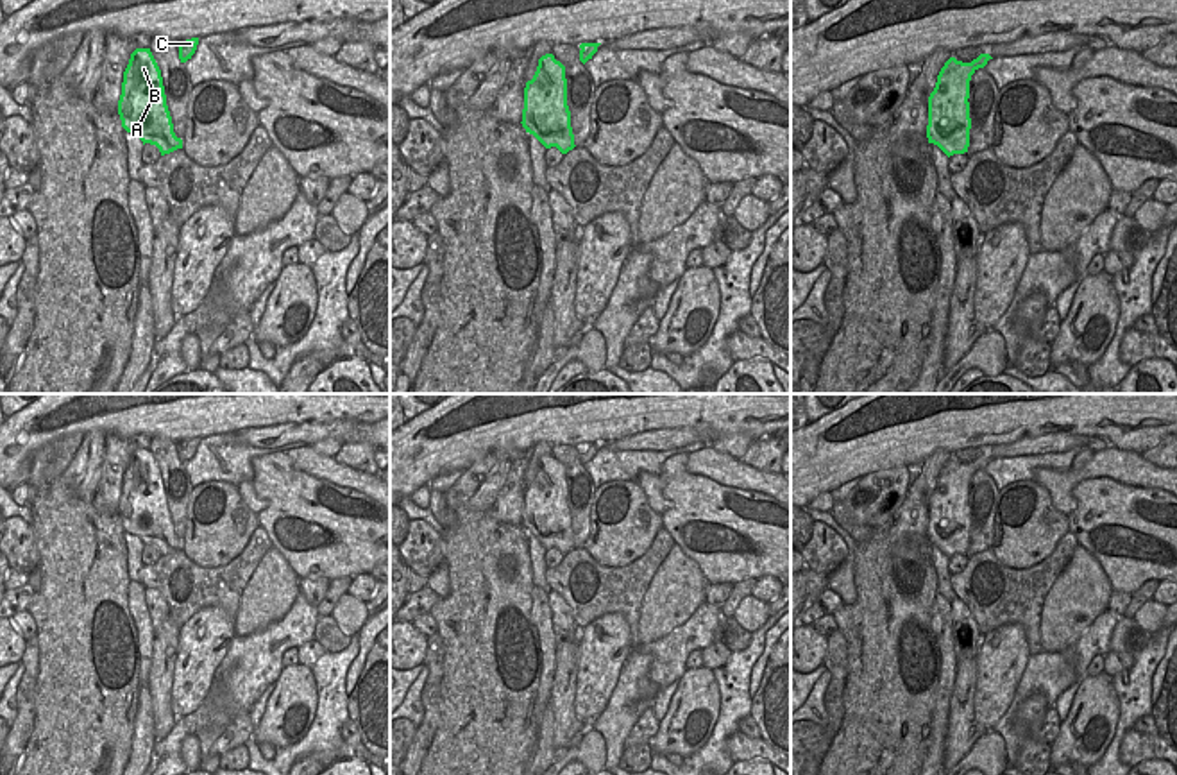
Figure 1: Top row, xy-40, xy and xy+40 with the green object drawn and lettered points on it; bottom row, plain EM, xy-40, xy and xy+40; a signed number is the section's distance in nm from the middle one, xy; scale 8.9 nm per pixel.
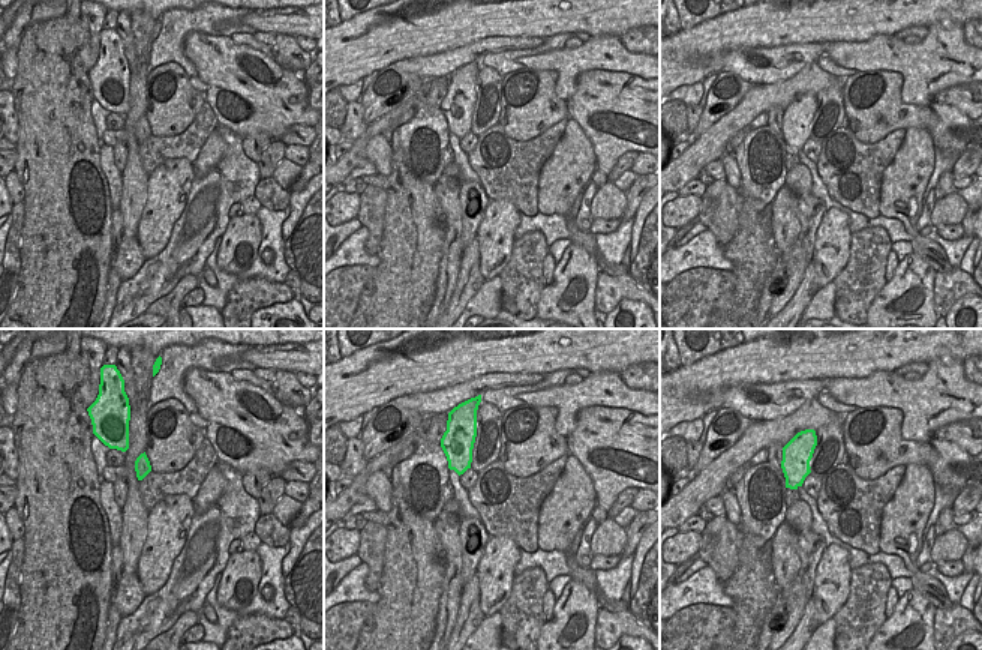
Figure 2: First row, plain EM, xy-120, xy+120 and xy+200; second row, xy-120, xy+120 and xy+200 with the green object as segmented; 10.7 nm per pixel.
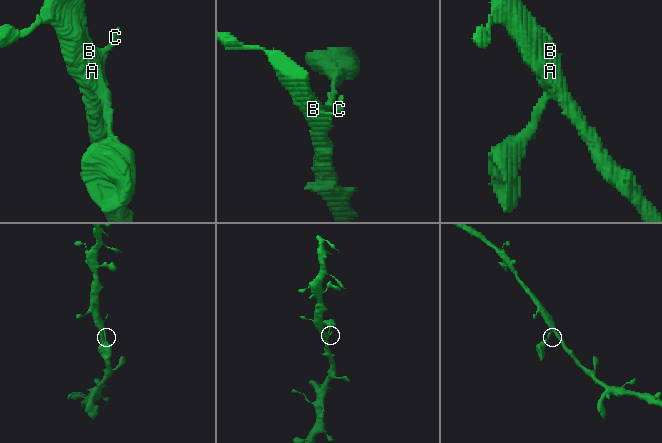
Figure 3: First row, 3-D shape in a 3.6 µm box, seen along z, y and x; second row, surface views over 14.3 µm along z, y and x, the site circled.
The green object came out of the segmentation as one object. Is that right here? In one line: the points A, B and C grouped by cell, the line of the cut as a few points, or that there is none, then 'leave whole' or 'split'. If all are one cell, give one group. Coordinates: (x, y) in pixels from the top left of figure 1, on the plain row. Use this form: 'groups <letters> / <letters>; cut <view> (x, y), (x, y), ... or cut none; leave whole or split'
groups A B C; cut none; leave whole

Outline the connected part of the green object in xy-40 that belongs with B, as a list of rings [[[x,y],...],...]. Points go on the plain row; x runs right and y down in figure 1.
[[[136,449],[131,455],[118,515],[127,533],[136,535],[143,546],[156,546],[161,557],[182,549],[182,541],[174,533],[161,471],[150,449]]]

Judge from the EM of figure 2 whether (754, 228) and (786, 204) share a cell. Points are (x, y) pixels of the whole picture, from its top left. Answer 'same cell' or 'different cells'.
different cells

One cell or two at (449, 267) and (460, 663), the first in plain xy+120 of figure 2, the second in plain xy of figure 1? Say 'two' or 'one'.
two

